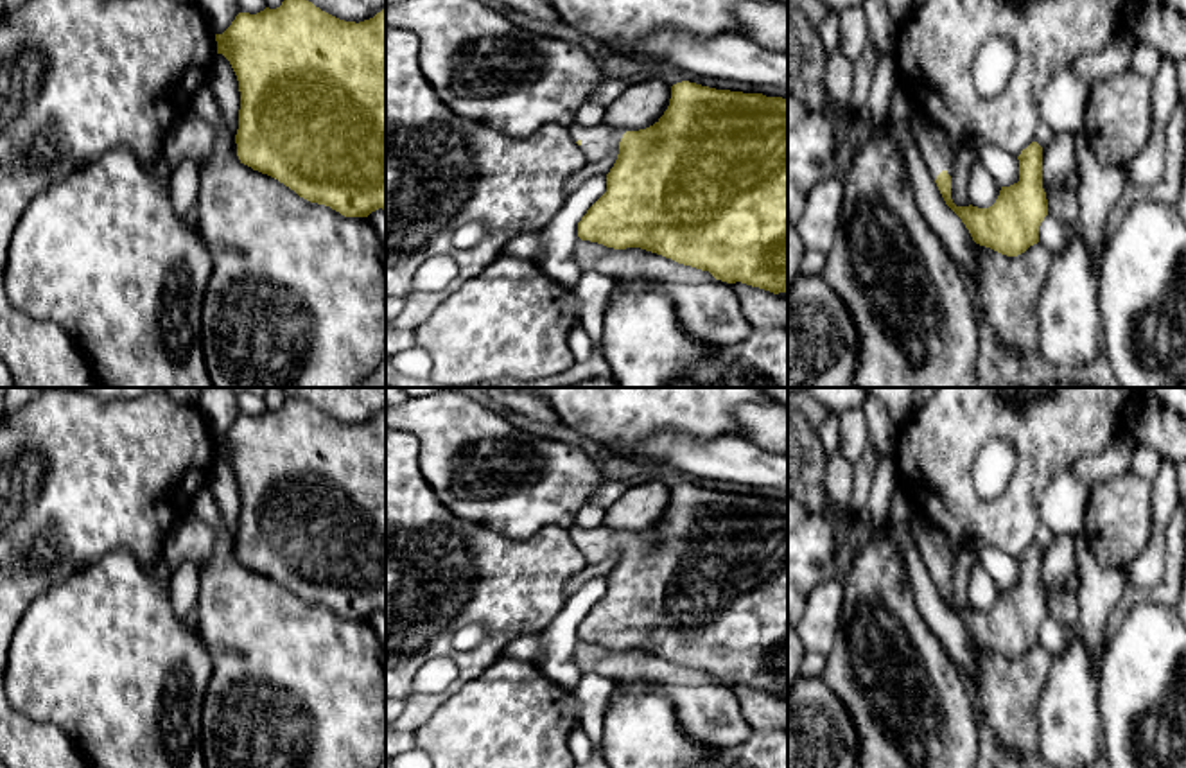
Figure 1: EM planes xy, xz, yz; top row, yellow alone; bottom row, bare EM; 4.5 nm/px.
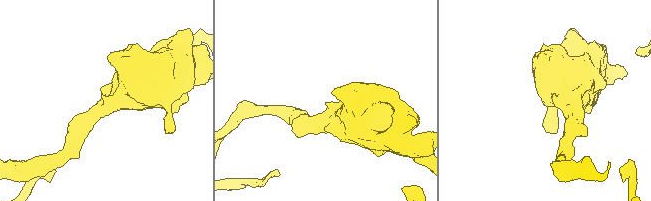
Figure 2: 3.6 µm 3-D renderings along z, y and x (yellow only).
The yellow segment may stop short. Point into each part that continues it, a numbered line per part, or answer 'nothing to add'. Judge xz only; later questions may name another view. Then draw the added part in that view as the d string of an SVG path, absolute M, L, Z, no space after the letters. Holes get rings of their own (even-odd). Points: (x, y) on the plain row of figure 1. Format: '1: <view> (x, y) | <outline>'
1: xz (598, 544) | M578 524L569 528L569 535L574 544L581 544L580 551L583 553L589 565L601 563L608 558L619 556L619 544L628 531L617 531L606 528L605 524L585 529Z

